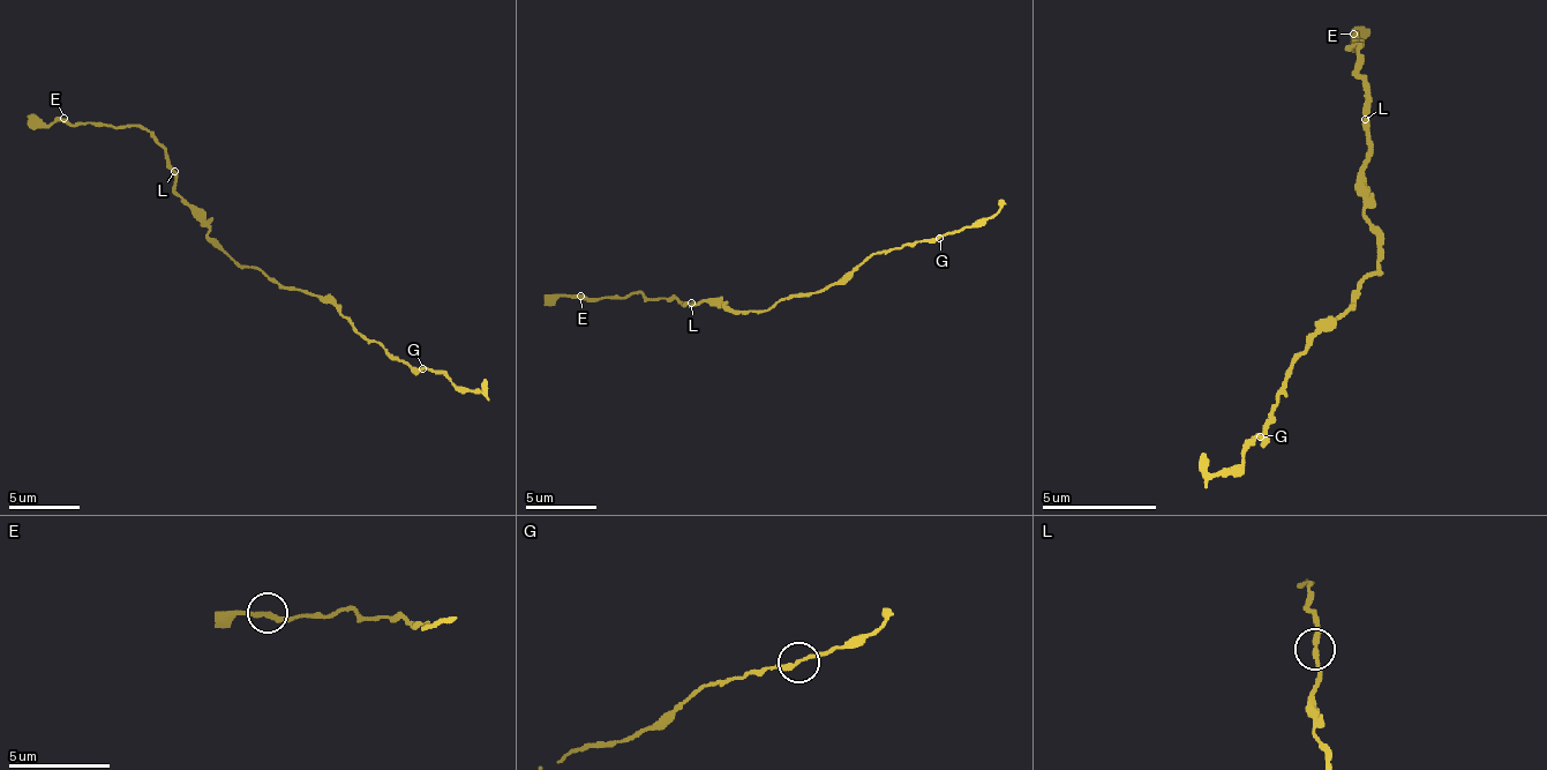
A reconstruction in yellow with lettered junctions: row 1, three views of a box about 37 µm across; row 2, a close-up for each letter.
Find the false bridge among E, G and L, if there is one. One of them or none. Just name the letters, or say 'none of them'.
none of them

